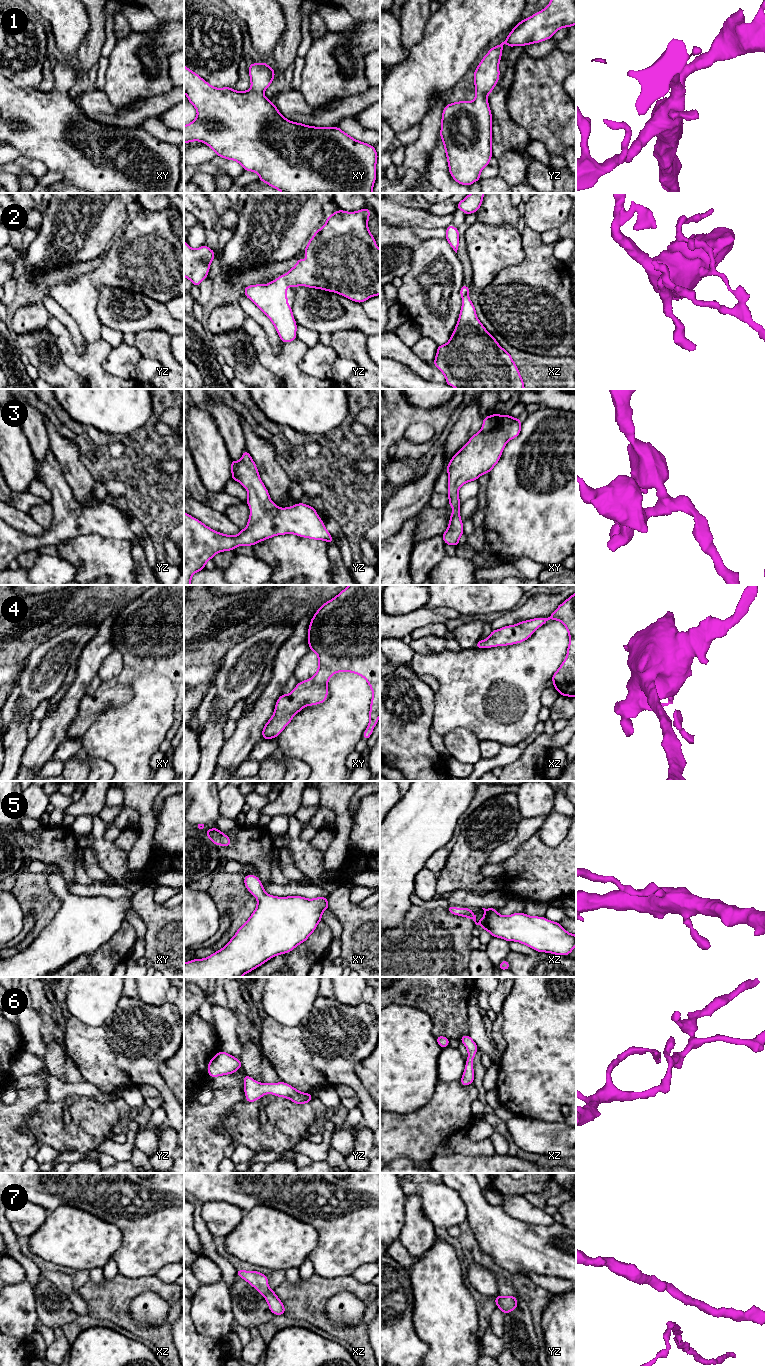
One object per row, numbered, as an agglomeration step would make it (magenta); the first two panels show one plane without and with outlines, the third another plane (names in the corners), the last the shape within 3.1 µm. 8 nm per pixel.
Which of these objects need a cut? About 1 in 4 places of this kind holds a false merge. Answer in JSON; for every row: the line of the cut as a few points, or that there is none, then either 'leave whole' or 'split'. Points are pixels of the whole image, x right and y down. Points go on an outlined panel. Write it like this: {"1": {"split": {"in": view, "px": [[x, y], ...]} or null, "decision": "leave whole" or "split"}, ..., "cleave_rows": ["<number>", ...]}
{"1": {"split": null, "decision": "leave whole"}, "2": {"split": null, "decision": "leave whole"}, "3": {"split": null, "decision": "leave whole"}, "4": {"split": null, "decision": "leave whole"}, "5": {"split": null, "decision": "leave whole"}, "6": {"split": null, "decision": "leave whole"}, "7": {"split": null, "decision": "leave whole"}, "cleave_rows": []}

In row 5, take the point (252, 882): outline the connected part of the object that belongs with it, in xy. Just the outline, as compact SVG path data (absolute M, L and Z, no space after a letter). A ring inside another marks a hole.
M246 875L244 884L258 899L254 912L222 949L204 959L185 962L184 977L242 977L269 959L288 953L305 942L322 920L323 911L330 909L328 897L307 899L269 895L256 875Z

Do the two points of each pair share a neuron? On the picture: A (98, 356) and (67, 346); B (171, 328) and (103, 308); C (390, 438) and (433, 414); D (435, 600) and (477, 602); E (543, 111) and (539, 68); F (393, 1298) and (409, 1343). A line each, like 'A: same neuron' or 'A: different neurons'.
A: same neuron
B: same neuron
C: same neuron
D: same neuron
E: same neuron
F: same neuron

